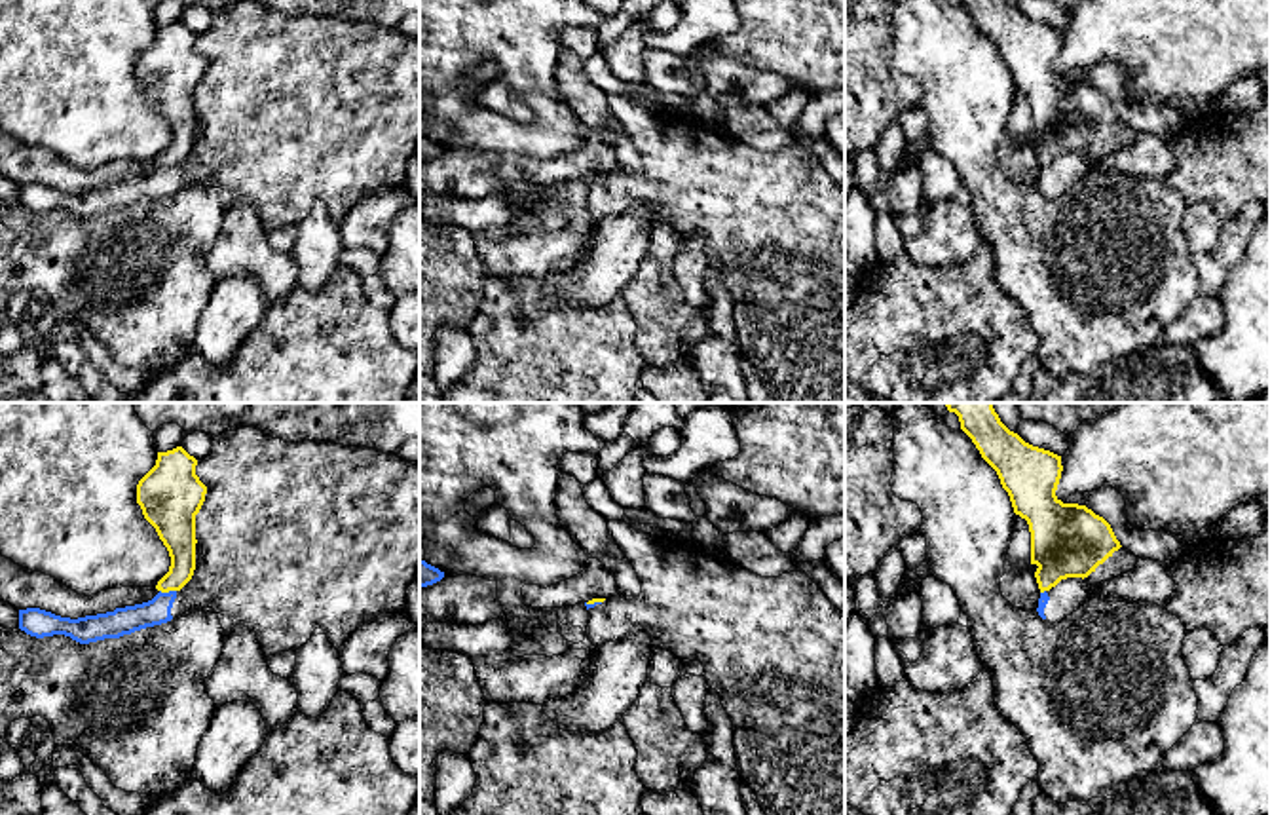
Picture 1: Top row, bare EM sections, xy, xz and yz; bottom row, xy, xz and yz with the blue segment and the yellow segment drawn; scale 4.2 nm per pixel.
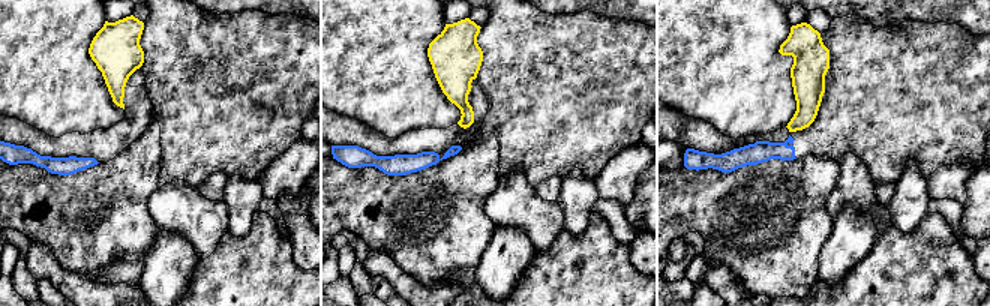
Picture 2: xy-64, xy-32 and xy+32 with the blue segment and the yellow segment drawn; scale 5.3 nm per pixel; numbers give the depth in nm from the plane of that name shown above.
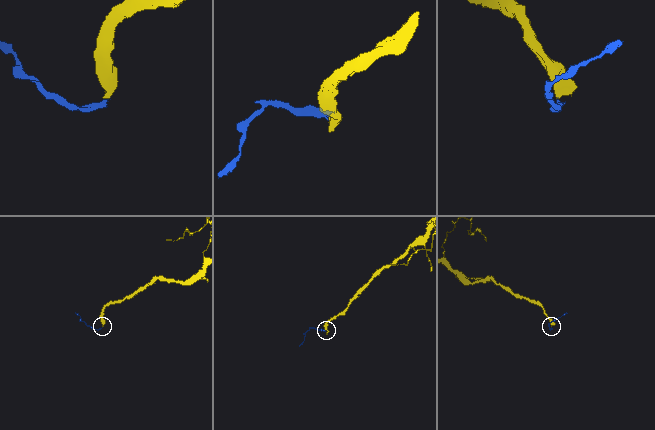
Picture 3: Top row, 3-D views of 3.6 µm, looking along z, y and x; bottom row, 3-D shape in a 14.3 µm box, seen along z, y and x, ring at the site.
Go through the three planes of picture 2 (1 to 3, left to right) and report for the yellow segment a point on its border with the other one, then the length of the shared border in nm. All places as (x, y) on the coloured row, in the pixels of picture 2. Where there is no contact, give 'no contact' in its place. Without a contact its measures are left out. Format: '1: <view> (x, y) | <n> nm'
1: no contact
2: no contact
3: no contact

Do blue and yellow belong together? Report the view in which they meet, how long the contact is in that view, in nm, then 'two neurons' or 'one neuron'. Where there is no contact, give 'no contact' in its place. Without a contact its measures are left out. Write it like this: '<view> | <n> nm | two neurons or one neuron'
xy | 70 nm | two neurons

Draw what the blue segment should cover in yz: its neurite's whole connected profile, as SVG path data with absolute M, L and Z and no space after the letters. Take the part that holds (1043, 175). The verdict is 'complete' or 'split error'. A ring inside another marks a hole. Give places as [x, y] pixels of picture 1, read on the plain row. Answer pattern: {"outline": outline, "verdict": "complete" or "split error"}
{"outline": "M1067 152L1040 167L1037 186L1042 194L1055 198L1080 184L1086 173L1088 158L1082 152Z", "verdict": "split error"}

